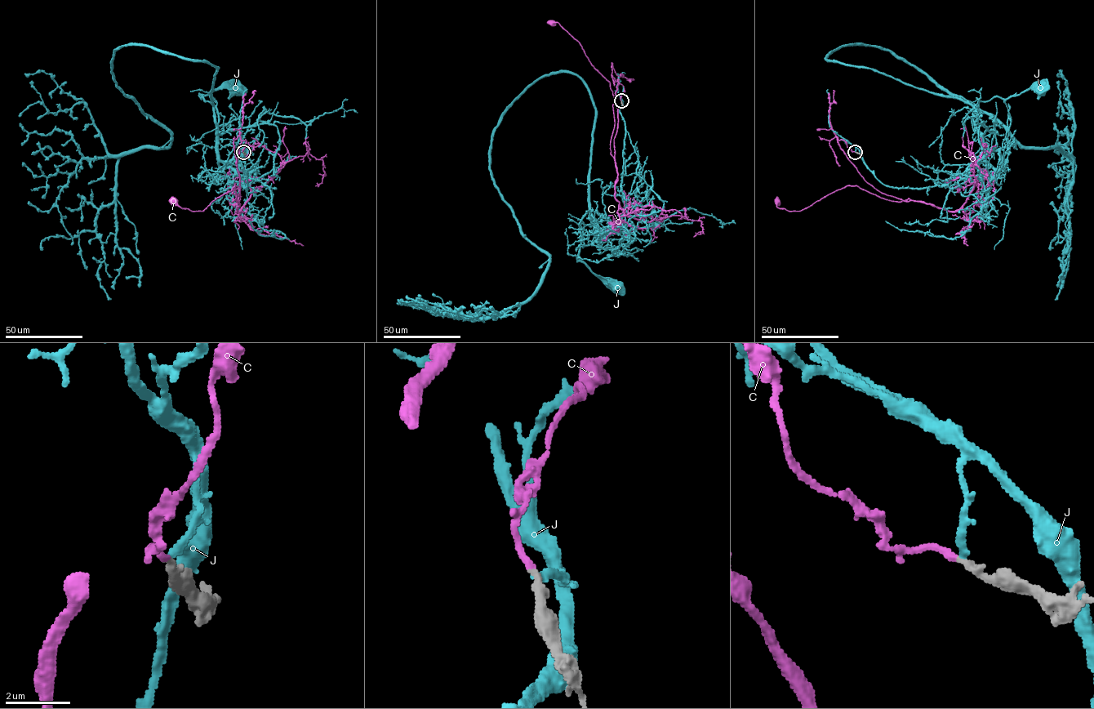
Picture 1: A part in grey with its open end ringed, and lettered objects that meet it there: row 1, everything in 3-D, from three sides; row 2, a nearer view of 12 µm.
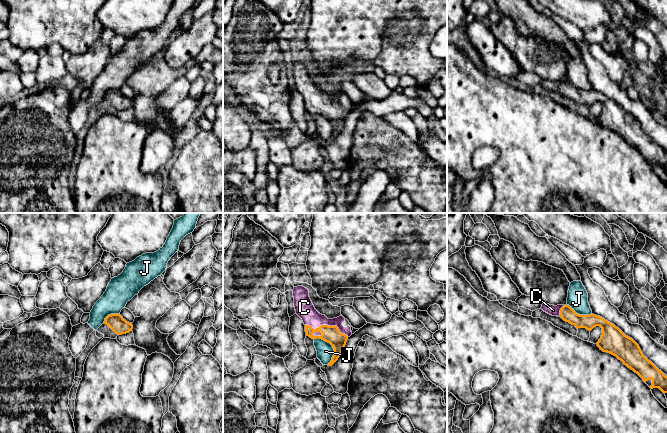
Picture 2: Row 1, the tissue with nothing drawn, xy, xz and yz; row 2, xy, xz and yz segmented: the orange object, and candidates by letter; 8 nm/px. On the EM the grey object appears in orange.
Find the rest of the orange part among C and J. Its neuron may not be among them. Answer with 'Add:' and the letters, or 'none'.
Add: C

